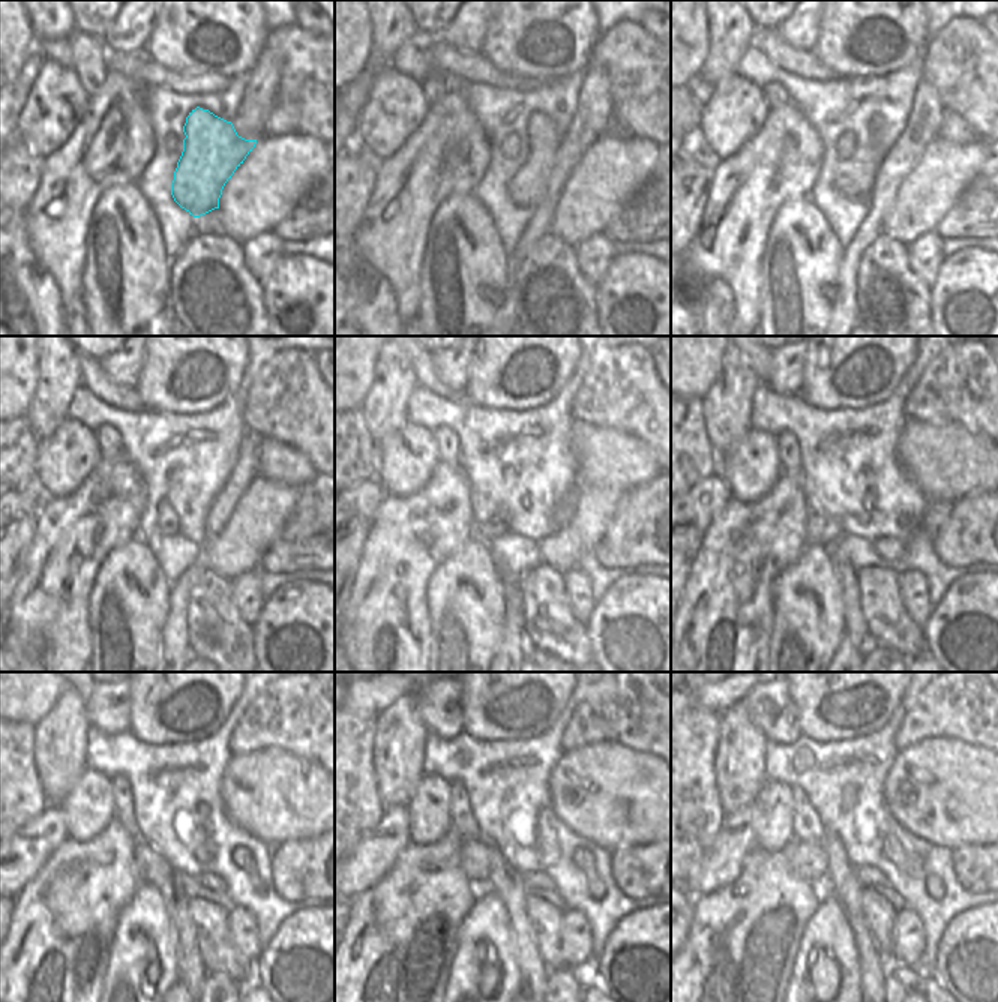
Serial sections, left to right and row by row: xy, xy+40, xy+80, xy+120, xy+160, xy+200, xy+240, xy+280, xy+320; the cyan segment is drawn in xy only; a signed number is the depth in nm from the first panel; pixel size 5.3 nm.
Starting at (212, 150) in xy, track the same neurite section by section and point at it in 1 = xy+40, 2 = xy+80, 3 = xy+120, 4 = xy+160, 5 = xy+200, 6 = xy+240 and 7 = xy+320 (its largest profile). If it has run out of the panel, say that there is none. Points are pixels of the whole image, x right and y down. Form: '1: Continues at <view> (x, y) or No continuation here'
1: Continues at xy+40 (527, 188)
2: Continues at xy+80 (842, 185)
3: Continues at xy+120 (167, 521)
4: Continues at xy+160 (497, 525)
5: Continues at xy+200 (821, 528)
6: Continues at xy+240 (146, 857)
7: Continues at xy+320 (808, 861)

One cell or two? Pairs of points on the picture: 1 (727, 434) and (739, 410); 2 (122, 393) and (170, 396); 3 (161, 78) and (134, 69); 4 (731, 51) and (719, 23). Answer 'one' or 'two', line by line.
1: one
2: two
3: one
4: one

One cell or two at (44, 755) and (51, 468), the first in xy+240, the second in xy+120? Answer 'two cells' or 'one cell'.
two cells

